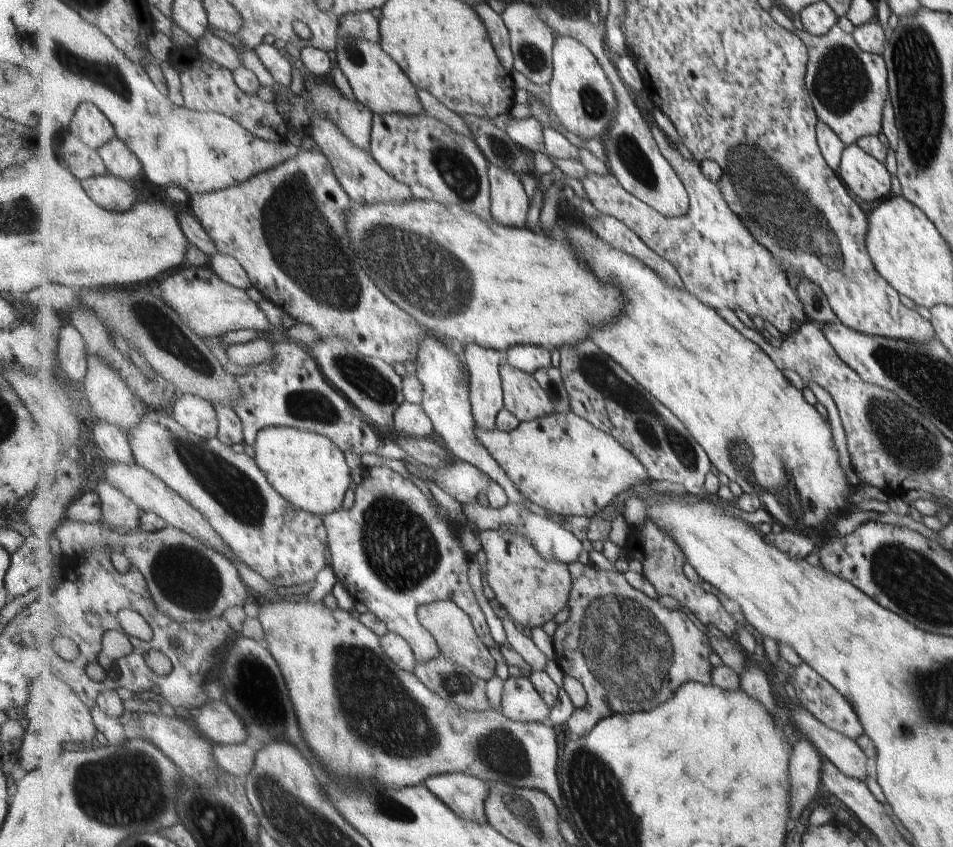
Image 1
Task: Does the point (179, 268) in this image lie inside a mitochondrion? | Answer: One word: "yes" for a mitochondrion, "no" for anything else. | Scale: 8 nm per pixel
no

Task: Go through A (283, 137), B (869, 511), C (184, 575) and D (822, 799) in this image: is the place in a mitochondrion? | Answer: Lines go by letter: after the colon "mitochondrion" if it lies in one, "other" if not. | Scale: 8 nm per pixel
A: other
B: other
C: mitochondrion
D: other

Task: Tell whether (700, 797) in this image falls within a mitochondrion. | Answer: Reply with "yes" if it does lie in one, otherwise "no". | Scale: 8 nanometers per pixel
no

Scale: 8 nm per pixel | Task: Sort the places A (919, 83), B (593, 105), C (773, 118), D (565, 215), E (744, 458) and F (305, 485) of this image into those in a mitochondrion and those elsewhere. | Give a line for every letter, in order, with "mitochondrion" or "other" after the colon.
A: mitochondrion
B: mitochondrion
C: other
D: other
E: mitochondrion
F: other

